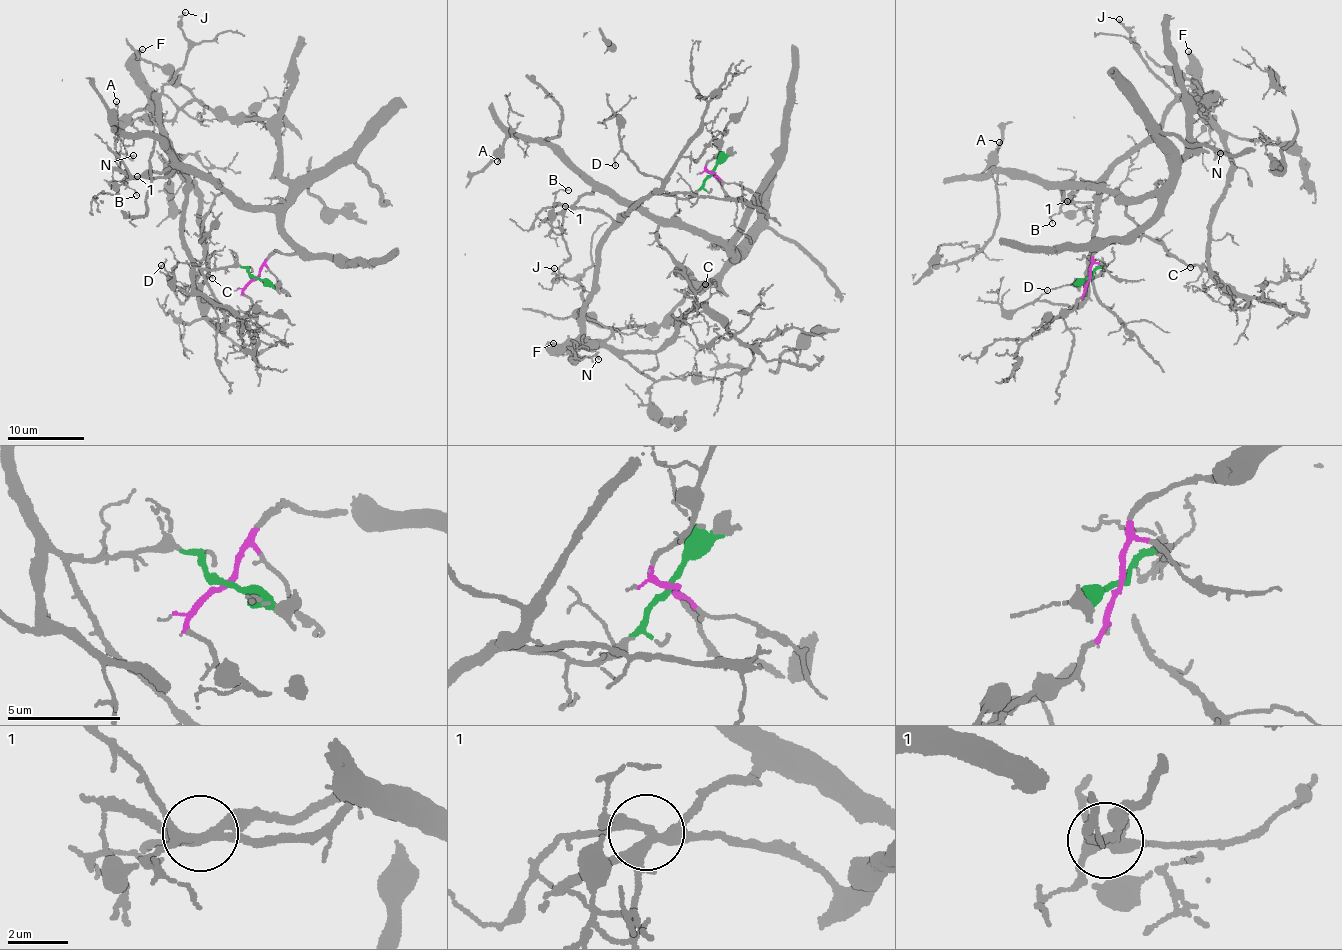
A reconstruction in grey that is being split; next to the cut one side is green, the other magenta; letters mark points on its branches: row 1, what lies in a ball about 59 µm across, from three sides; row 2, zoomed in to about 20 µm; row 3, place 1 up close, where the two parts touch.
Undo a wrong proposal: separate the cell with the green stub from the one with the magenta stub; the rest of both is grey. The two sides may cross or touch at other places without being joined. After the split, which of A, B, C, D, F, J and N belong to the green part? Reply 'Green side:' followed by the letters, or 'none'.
Green side: B, D, F, J, N

